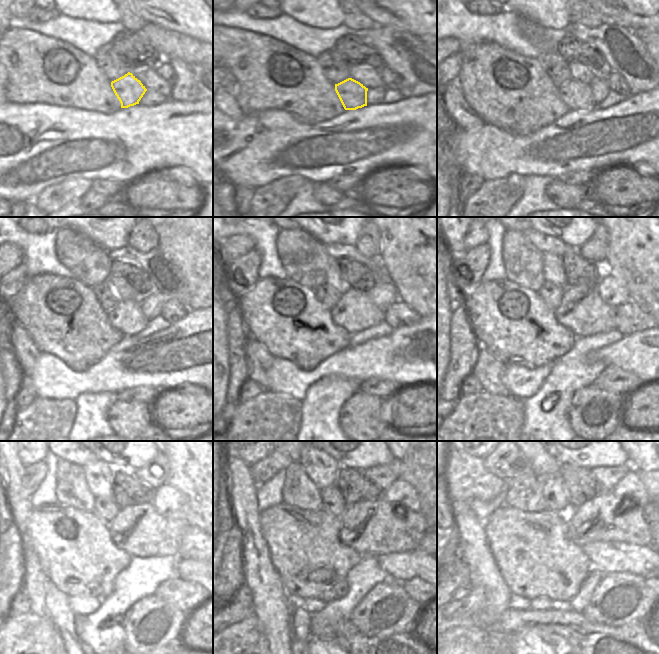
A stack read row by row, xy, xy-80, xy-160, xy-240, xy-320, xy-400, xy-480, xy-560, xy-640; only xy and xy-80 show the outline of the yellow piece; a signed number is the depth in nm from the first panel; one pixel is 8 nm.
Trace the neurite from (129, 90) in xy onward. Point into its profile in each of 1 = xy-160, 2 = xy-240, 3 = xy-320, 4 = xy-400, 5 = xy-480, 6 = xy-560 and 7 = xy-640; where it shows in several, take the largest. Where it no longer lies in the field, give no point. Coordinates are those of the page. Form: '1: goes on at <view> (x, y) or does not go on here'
1: goes on at xy-160 (576, 95)
2: goes on at xy-240 (126, 317)
3: goes on at xy-320 (355, 311)
4: goes on at xy-400 (582, 311)
5: goes on at xy-480 (141, 531)
6: goes on at xy-560 (374, 527)
7: goes on at xy-640 (602, 519)

